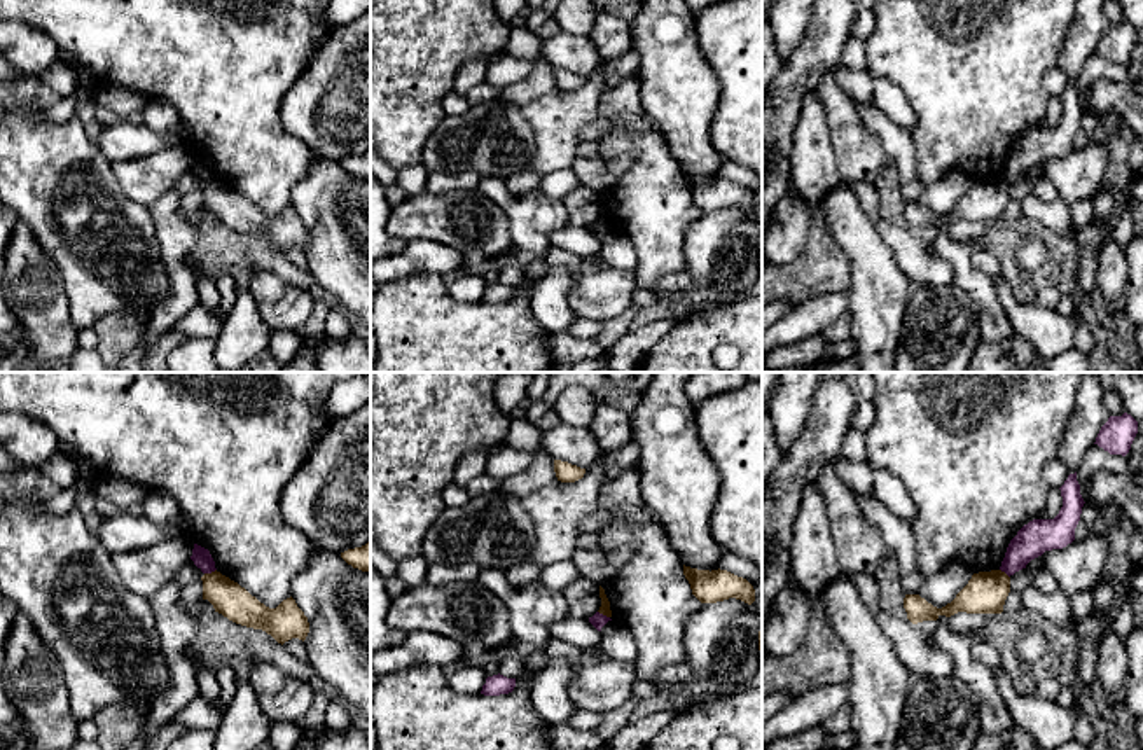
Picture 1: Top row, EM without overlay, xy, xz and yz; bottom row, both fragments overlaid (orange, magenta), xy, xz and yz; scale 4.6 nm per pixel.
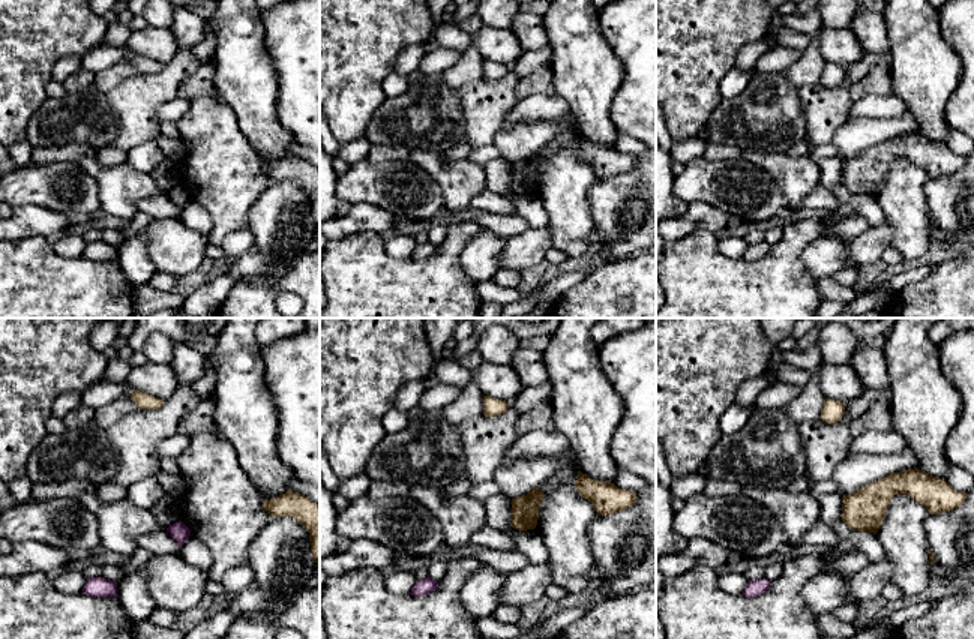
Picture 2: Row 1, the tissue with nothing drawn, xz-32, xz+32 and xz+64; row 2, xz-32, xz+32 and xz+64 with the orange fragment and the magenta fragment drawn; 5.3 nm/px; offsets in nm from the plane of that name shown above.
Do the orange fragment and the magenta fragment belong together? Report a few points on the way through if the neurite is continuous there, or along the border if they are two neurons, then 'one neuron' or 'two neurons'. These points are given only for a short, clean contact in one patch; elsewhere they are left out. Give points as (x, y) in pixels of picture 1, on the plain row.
along xy (215, 177), (205, 182) | two neurons

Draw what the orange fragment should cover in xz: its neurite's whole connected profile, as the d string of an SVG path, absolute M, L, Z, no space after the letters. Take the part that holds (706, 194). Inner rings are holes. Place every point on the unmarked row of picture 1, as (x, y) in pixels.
M683 173L683 184L690 192L692 203L701 212L717 212L729 206L741 208L748 213L755 210L753 194L727 178L697 178Z

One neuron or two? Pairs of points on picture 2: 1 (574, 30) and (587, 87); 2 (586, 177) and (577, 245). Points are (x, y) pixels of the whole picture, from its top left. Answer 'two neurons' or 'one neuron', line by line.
1: one neuron
2: one neuron

